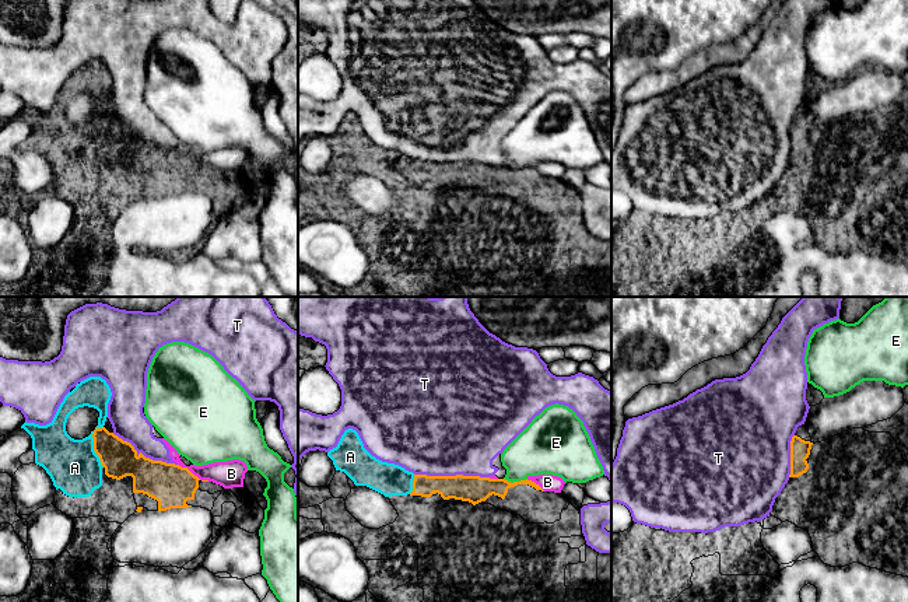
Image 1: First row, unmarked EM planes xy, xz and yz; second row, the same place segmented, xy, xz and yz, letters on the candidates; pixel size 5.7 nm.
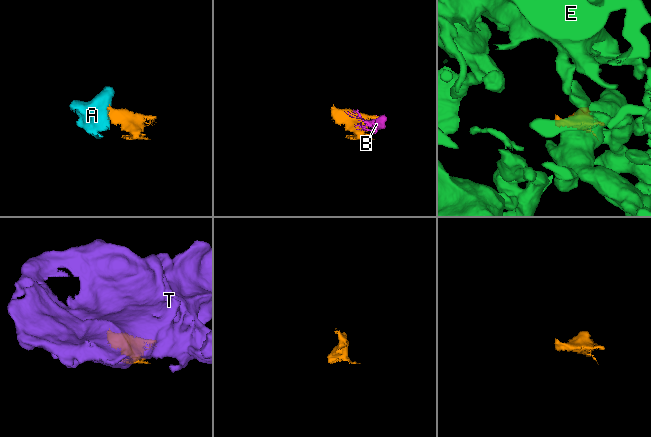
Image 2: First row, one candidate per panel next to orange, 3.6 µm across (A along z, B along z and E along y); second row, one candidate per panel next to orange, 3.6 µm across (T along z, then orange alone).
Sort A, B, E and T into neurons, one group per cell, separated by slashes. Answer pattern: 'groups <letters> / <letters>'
groups A / B T / E

